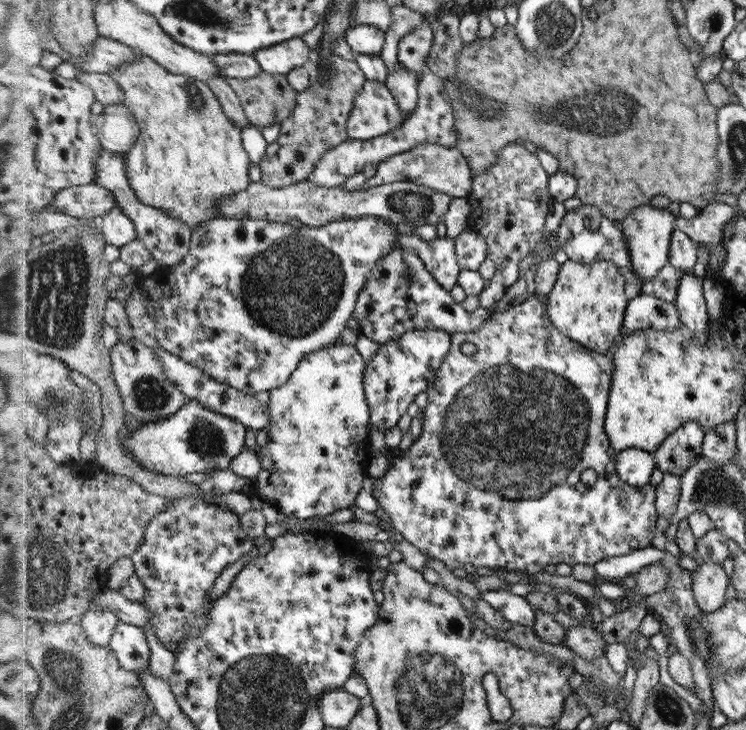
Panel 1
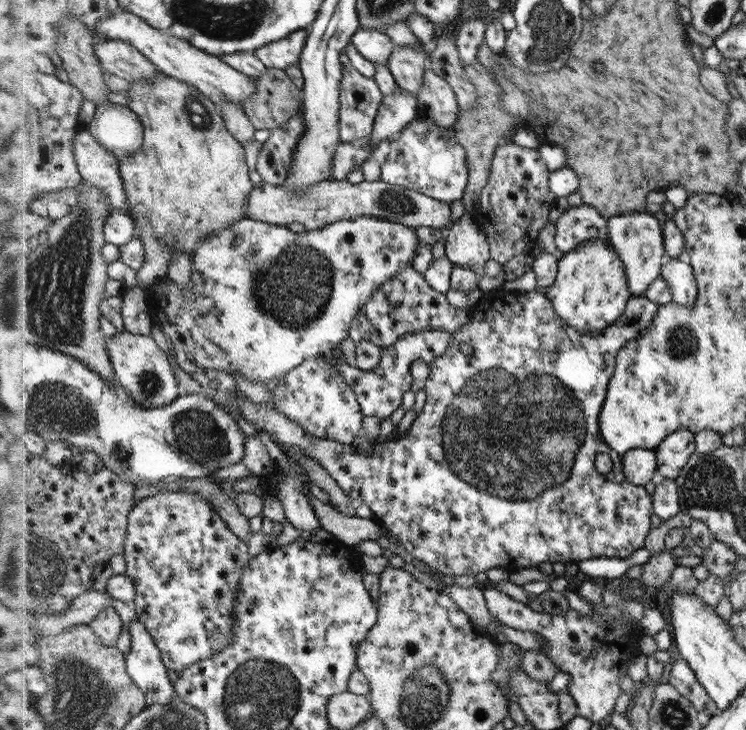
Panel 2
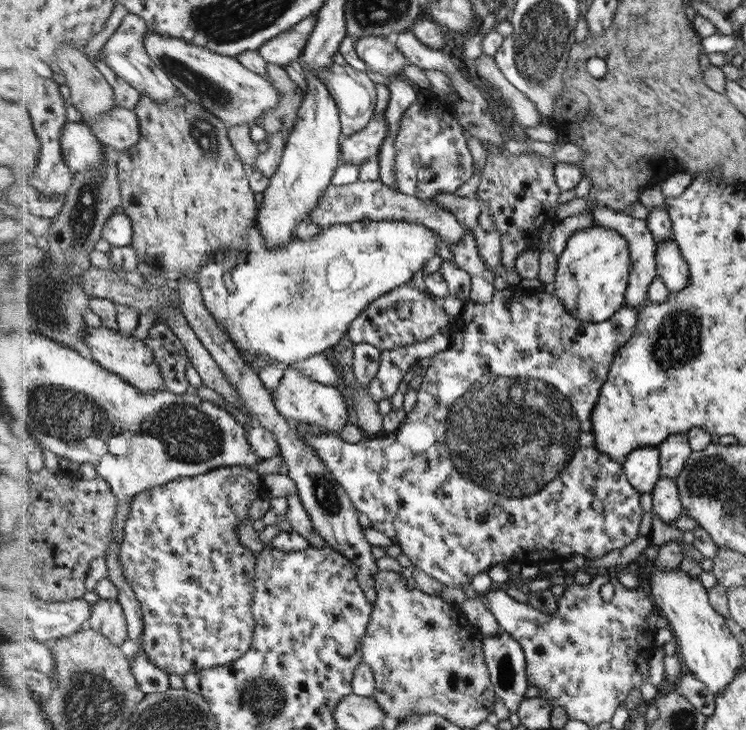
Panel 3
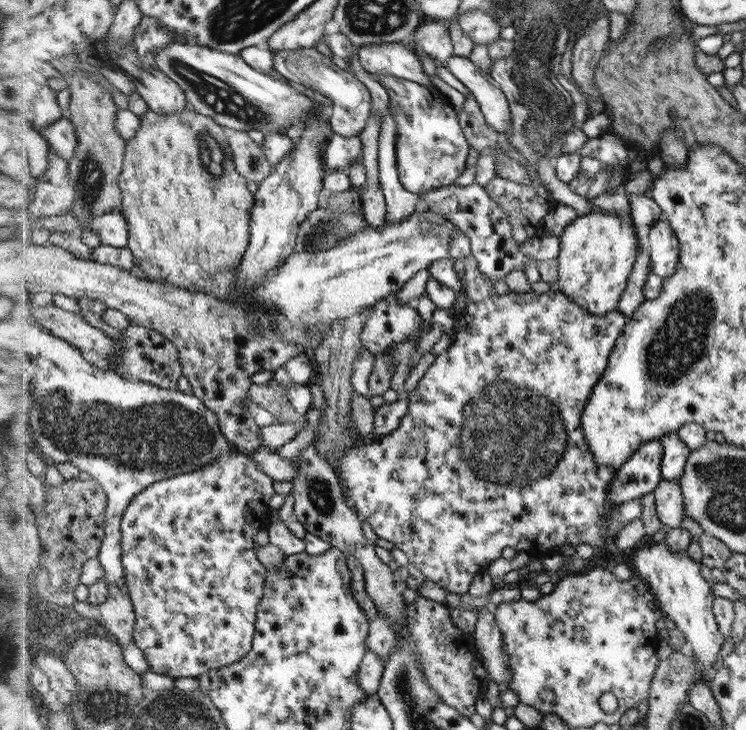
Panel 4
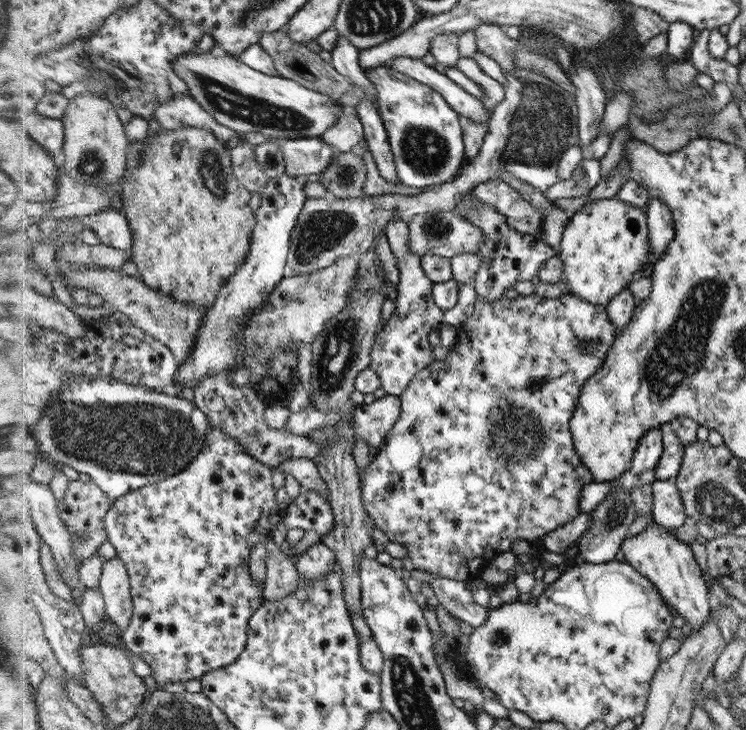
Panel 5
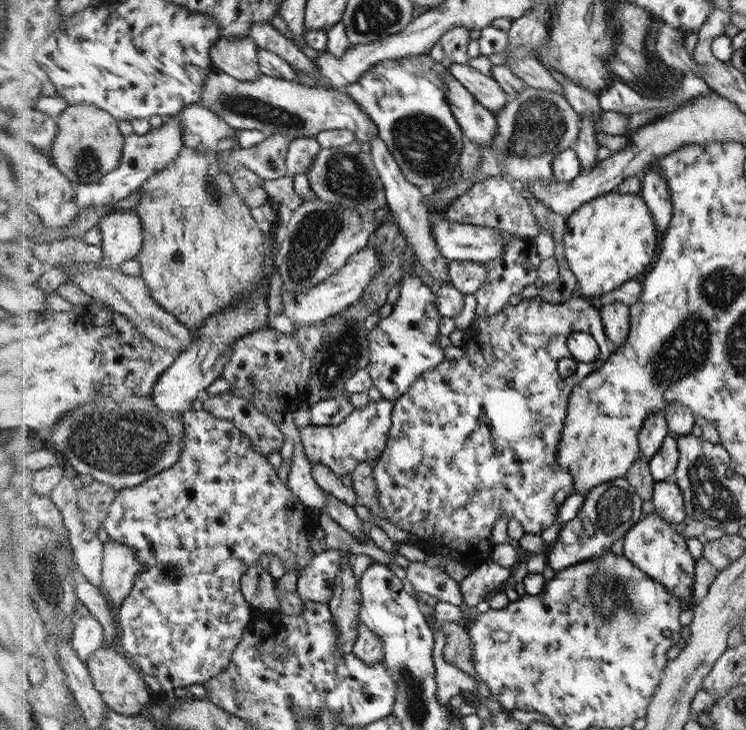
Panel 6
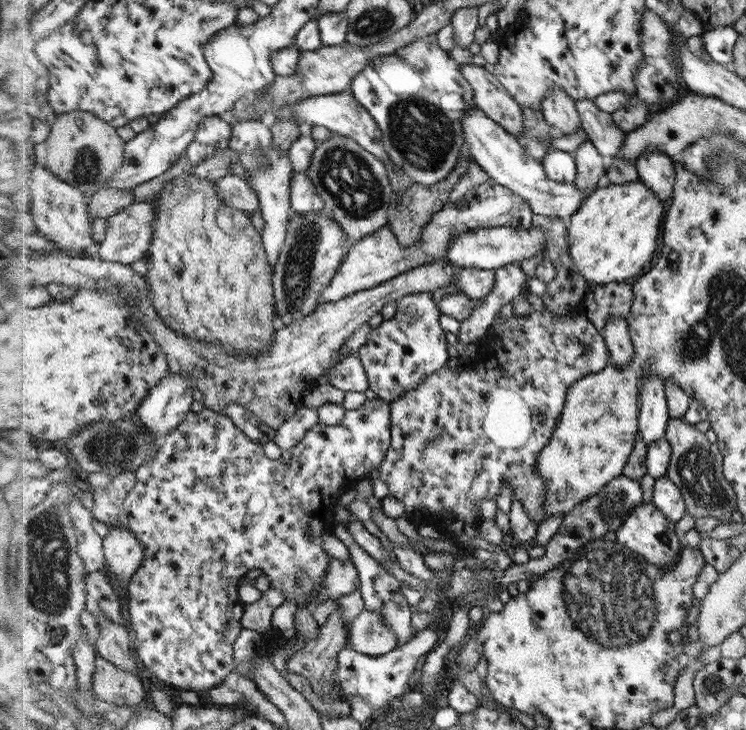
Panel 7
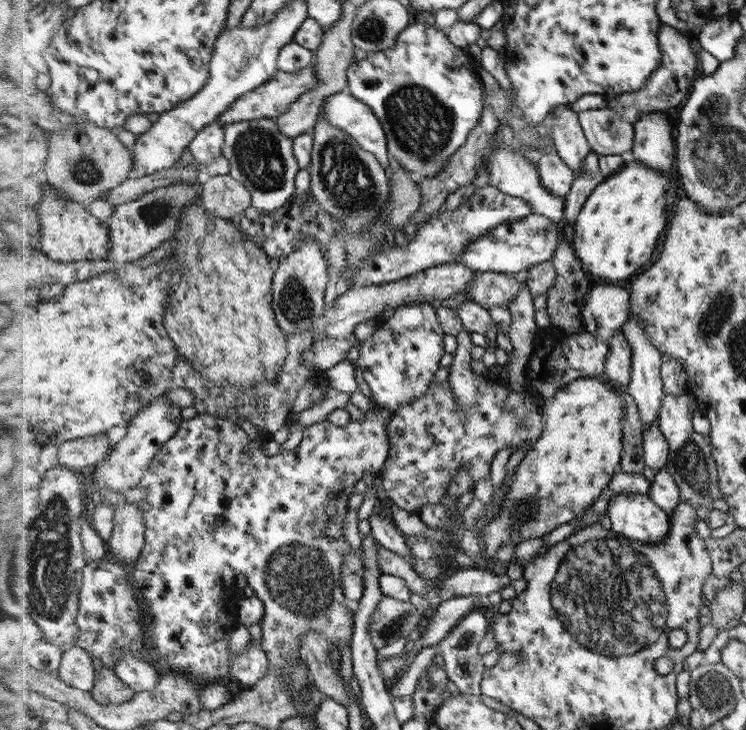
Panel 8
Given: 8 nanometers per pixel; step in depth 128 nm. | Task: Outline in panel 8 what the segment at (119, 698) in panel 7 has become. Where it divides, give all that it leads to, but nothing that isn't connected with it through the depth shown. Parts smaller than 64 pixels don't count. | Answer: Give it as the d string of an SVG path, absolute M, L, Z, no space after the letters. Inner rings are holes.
M104 666L97 673L97 683L93 696L103 706L110 704L124 704L137 696L137 691L126 683L120 675L110 667Z

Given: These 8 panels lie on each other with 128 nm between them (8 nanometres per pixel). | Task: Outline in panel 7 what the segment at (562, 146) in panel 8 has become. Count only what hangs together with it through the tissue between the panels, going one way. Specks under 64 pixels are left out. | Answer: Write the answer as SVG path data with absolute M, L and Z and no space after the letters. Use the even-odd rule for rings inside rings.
M550 89L542 108L542 115L548 125L564 131L564 135L578 131L581 122L575 100L564 89Z

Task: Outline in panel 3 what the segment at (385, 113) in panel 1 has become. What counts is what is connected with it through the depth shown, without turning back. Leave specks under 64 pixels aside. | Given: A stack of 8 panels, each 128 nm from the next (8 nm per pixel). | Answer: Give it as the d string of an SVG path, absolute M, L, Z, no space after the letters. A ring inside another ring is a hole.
M336 63L330 69L320 70L318 77L337 101L342 136L364 130L373 120L377 108L377 86L366 72Z

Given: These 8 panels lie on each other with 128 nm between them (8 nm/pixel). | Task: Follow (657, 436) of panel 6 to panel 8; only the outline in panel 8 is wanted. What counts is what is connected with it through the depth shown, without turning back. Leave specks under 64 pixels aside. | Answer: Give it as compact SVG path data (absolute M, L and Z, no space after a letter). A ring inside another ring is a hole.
M630 312L628 320L621 327L623 334L626 335L627 340L631 344L633 350L632 356L632 380L626 386L626 392L631 395L634 402L637 404L638 414L642 420L643 428L650 428L650 426L657 426L660 418L660 408L662 408L662 398L664 398L665 389L664 382L661 378L661 364L662 356L649 339L644 335L644 328L641 321L636 318L634 312Z

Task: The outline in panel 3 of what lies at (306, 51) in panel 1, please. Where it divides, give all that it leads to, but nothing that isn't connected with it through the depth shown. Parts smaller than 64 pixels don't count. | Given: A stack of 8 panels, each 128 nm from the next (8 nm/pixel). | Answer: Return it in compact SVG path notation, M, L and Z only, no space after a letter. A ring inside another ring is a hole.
M316 14L294 24L293 28L279 34L276 38L266 42L259 50L260 54L266 58L266 62L285 67L295 64L302 52L305 50L306 43L316 25Z

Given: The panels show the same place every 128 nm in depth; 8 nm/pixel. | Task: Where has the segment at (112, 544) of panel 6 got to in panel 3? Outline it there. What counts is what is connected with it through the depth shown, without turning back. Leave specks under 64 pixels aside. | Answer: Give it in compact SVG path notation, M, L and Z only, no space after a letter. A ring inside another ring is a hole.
M101 598L92 606L94 606L94 614L89 627L108 636L117 646L124 645L130 639L130 624L122 602Z

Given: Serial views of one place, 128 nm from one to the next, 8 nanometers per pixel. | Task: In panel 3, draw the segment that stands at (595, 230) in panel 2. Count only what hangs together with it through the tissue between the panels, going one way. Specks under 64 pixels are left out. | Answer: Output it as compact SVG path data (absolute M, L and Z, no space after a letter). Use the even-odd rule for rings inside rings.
M590 208L581 214L564 218L554 227L550 240L548 240L548 251L557 257L566 250L570 238L578 234L579 231L595 228L595 216Z

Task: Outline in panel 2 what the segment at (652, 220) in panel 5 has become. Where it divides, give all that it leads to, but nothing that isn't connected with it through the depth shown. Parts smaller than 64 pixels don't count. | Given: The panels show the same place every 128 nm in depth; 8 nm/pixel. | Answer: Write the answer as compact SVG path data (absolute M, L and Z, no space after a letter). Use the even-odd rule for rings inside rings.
M670 258L666 266L662 266L661 277L670 287L673 301L680 306L696 304L698 296L697 278L685 258Z

